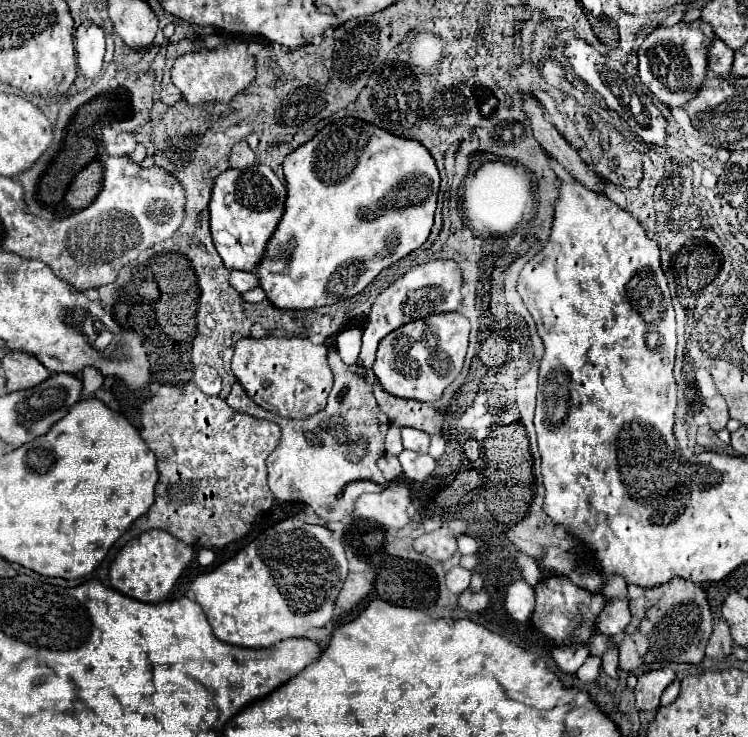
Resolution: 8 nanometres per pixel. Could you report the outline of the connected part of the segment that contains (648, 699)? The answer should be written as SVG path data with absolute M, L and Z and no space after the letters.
M668 667L642 673L638 677L638 685L634 689L636 693L636 707L640 711L654 711L660 707L660 695L662 691L674 681L676 673Z

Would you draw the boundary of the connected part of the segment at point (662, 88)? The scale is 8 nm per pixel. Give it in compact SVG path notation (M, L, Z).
M704 21L678 23L674 27L654 29L638 49L638 77L646 89L666 107L684 107L706 77L708 47L714 31Z

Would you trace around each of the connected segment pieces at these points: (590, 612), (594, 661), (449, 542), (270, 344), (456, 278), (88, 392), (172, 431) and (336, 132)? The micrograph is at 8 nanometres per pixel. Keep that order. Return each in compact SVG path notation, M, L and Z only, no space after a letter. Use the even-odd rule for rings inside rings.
M550 577L538 583L534 589L538 591L538 603L532 615L534 627L538 627L538 631L542 631L558 645L570 645L570 643L588 645L594 633L594 617L602 611L606 599L600 593L590 593L586 589L576 587L568 577Z
M590 655L584 665L576 671L576 675L582 679L582 681L596 681L598 679L598 673L600 673L600 663L602 659L596 657L596 655Z
M442 527L432 533L424 533L414 541L414 549L434 561L446 561L456 551L456 537L448 527Z
M246 337L234 347L232 373L256 405L280 417L308 419L326 407L326 399L332 389L332 371L326 355L326 345L314 345L302 337ZM272 391L276 397L272 397Z
M444 259L420 265L412 271L408 271L406 275L402 275L398 281L394 281L388 289L384 289L376 297L376 301L372 305L372 313L368 317L368 325L366 325L364 337L362 337L360 363L370 369L374 365L374 353L376 353L380 339L386 337L388 333L392 333L394 329L398 329L406 323L418 321L418 319L426 319L434 313L456 311L456 307L462 301L460 285L462 285L462 273L460 273L458 265L454 261L444 261Z
M86 367L82 373L82 399L92 397L102 383L104 383L104 377L100 377L100 371L96 371L94 367Z
M188 383L186 387L160 387L150 401L142 403L140 423L140 435L156 455L156 469L160 475L154 491L156 501L150 511L116 541L118 549L148 529L168 531L190 547L222 549L242 539L252 529L254 519L272 507L274 497L266 483L266 459L280 441L280 427L272 421L260 421L238 413L218 395L208 397L194 383Z
M344 117L344 119L338 119L330 125L326 125L314 139L310 139L308 143L304 143L302 147L292 151L284 159L284 177L286 177L286 191L288 191L286 193L286 203L284 203L284 217L280 219L280 223L276 227L276 233L274 233L274 237L270 237L268 245L264 249L264 257L260 259L260 265L256 267L256 277L260 281L260 287L264 289L266 299L276 309L304 311L304 309L314 309L314 307L322 307L322 305L332 305L340 299L350 299L356 293L360 293L368 283L372 283L374 277L382 269L390 267L398 259L402 259L408 253L412 253L414 249L418 249L430 235L430 229L432 229L432 223L434 223L440 175L438 175L438 169L436 169L436 163L434 163L432 155L418 141L402 139L402 137L396 137L396 135L380 129L380 127L368 125L368 123L352 119L352 117Z

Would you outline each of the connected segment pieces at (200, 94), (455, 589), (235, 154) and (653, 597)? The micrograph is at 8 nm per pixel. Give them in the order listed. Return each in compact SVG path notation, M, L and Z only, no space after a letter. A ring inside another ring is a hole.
M232 41L210 51L202 49L196 53L182 55L176 59L172 67L172 81L182 91L184 99L190 105L202 105L214 101L228 103L238 91L246 89L254 77L256 77L256 61L248 53L246 41Z
M458 565L458 567L452 567L452 569L446 573L446 587L448 587L452 593L460 595L462 591L468 589L470 577L472 577L472 573L470 573L468 569L464 569L464 567L460 567L460 565Z
M240 141L232 147L230 151L230 167L236 167L236 169L244 169L244 167L250 167L254 165L256 161L256 155L254 151L248 147L246 141Z
M670 579L660 587L646 589L638 599L630 601L632 621L624 629L620 641L620 669L634 671L642 663L678 661L700 663L712 635L712 613L702 587L684 579Z

